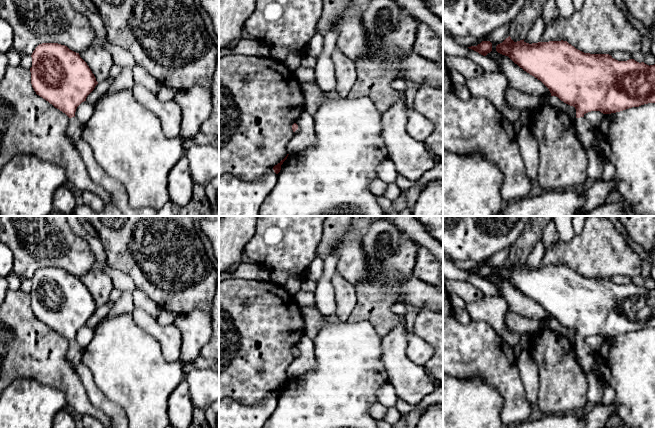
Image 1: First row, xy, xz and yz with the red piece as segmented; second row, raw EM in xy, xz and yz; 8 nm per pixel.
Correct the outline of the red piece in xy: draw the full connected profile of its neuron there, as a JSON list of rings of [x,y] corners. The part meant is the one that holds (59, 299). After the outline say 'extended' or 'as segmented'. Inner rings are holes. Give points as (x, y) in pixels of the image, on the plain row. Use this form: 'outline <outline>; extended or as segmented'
outline [[[58,267],[39,268],[32,279],[31,308],[37,319],[48,325],[69,341],[66,354],[68,362],[76,368],[81,361],[83,349],[75,342],[77,331],[94,314],[98,308],[94,298],[79,277]]]; extended

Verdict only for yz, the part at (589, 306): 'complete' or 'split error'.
split error

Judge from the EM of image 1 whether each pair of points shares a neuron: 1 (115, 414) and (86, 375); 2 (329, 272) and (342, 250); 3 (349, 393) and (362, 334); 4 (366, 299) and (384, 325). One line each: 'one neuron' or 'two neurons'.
1: one neuron
2: two neurons
3: one neuron
4: one neuron

